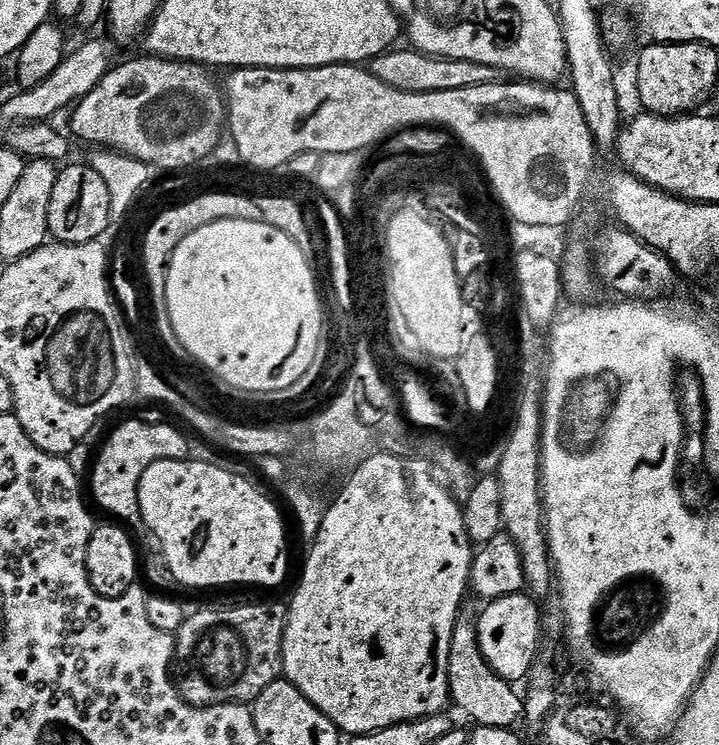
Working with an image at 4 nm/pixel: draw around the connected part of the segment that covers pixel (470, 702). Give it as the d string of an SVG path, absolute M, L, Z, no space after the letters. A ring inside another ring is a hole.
M470 602L461 605L456 619L455 632L451 640L451 654L448 659L448 687L451 701L458 704L481 726L509 728L523 719L523 697L516 694L509 681L502 679L488 663L481 652L480 636L476 632L478 610Z

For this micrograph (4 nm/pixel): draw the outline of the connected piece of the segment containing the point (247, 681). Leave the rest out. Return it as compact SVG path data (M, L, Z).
M236 604L233 608L204 608L187 617L179 625L180 633L175 633L176 651L174 653L174 683L180 689L180 697L196 708L208 708L211 704L248 704L256 700L266 686L270 686L275 680L281 679L284 667L284 627L288 624L288 609L280 604Z

